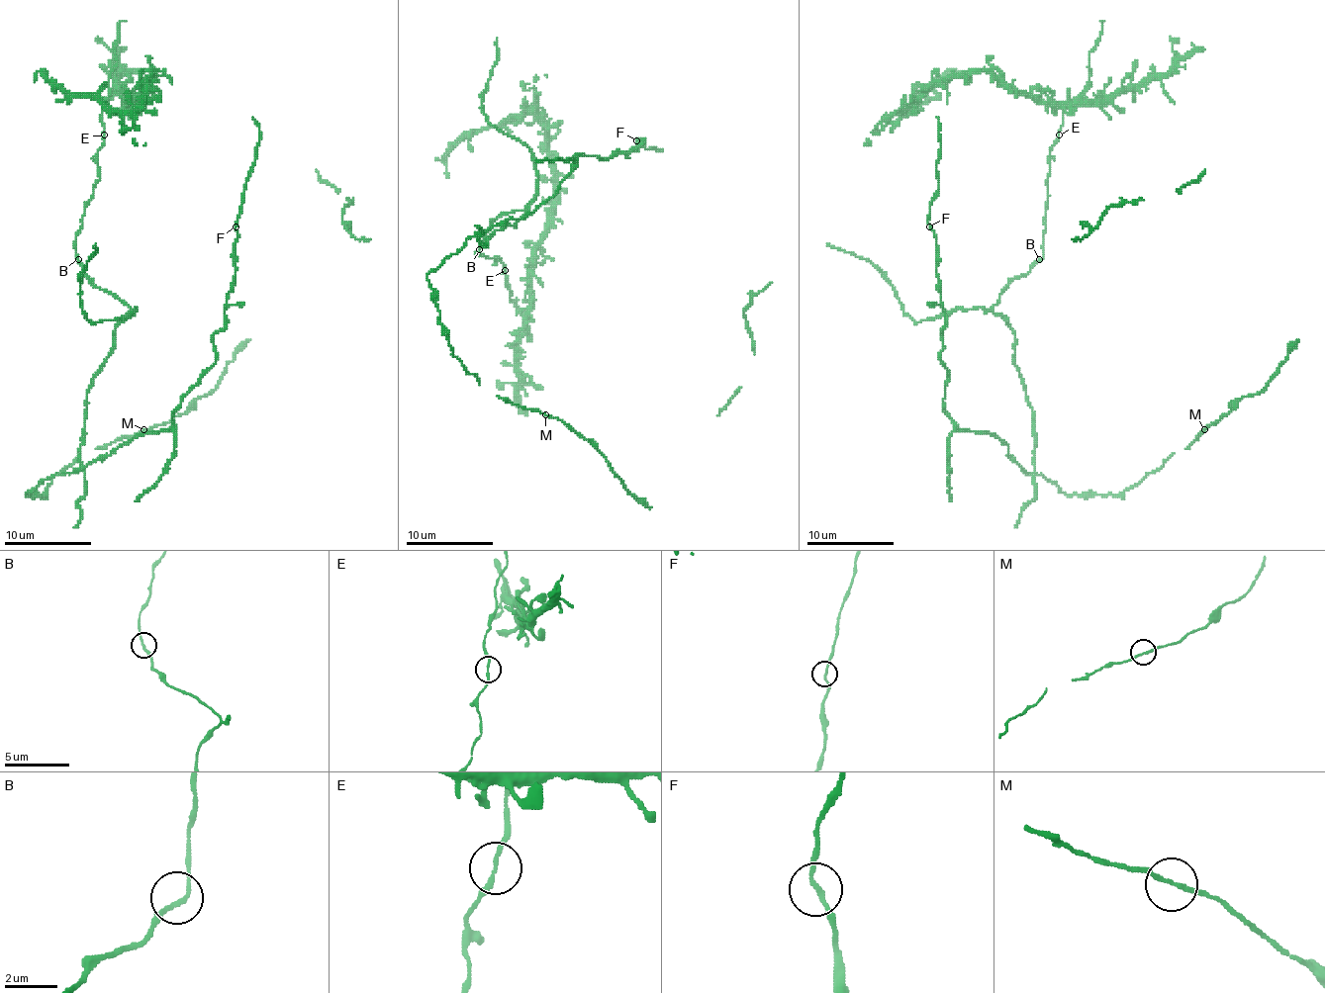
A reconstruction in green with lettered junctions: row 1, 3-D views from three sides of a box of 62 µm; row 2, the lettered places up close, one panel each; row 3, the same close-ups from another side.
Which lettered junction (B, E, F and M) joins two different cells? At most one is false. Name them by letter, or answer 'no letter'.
no letter

